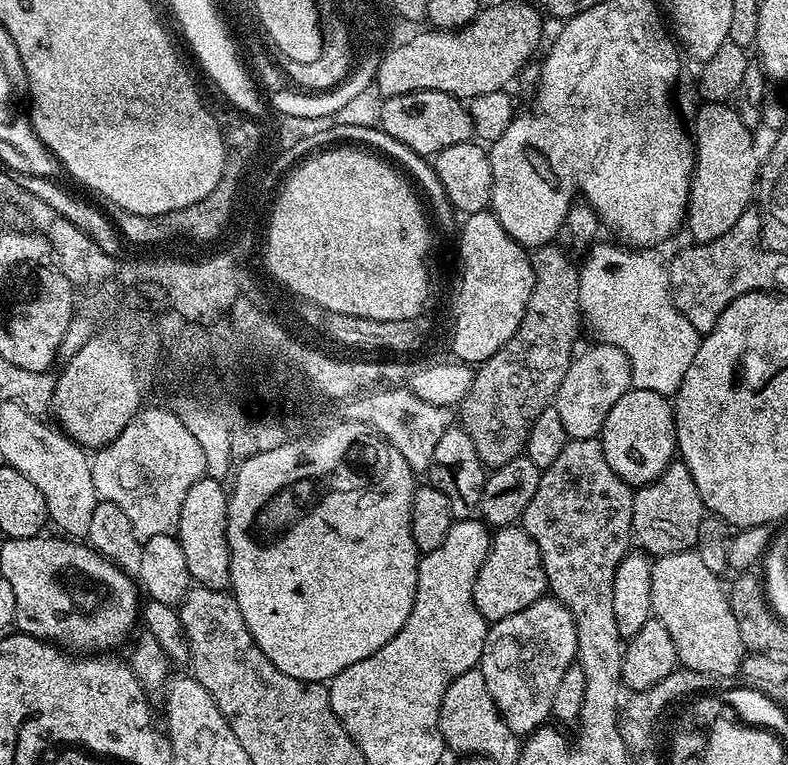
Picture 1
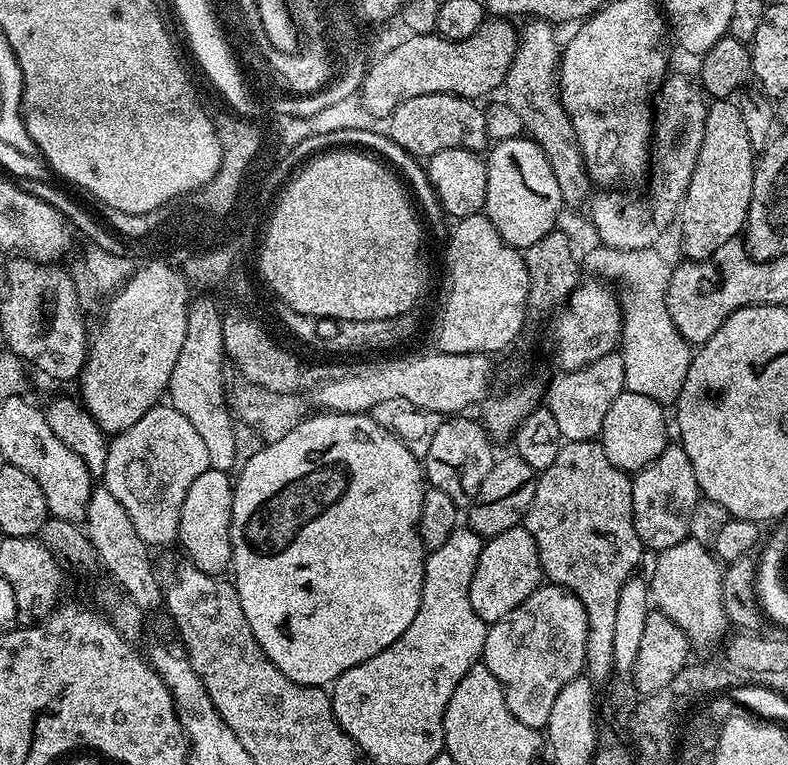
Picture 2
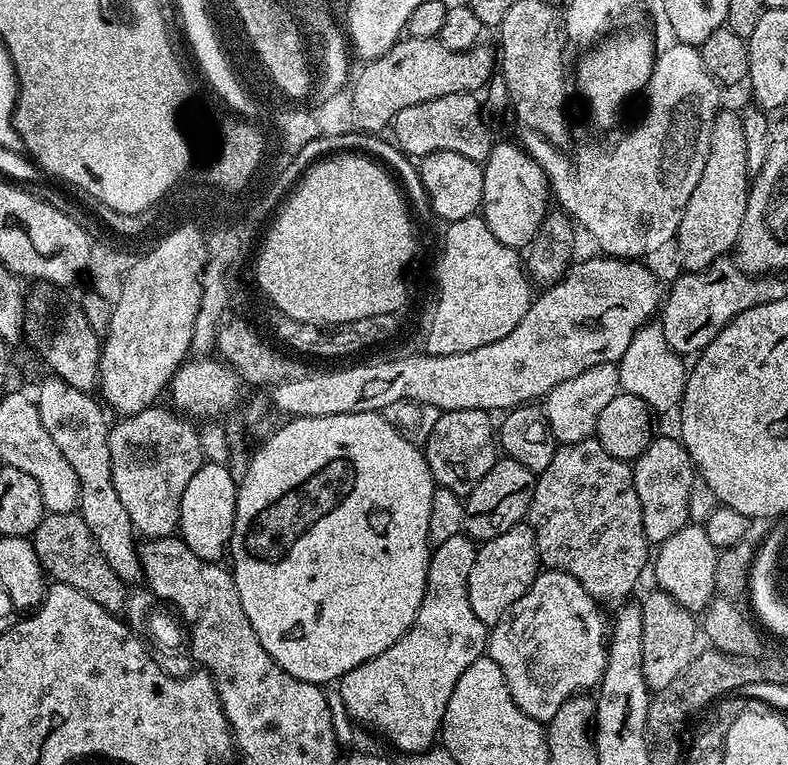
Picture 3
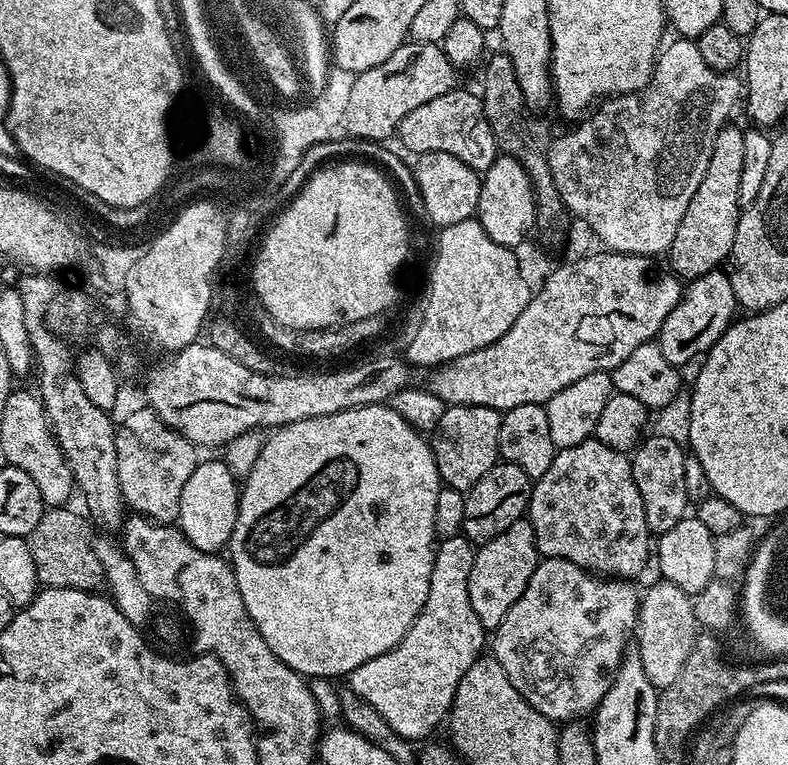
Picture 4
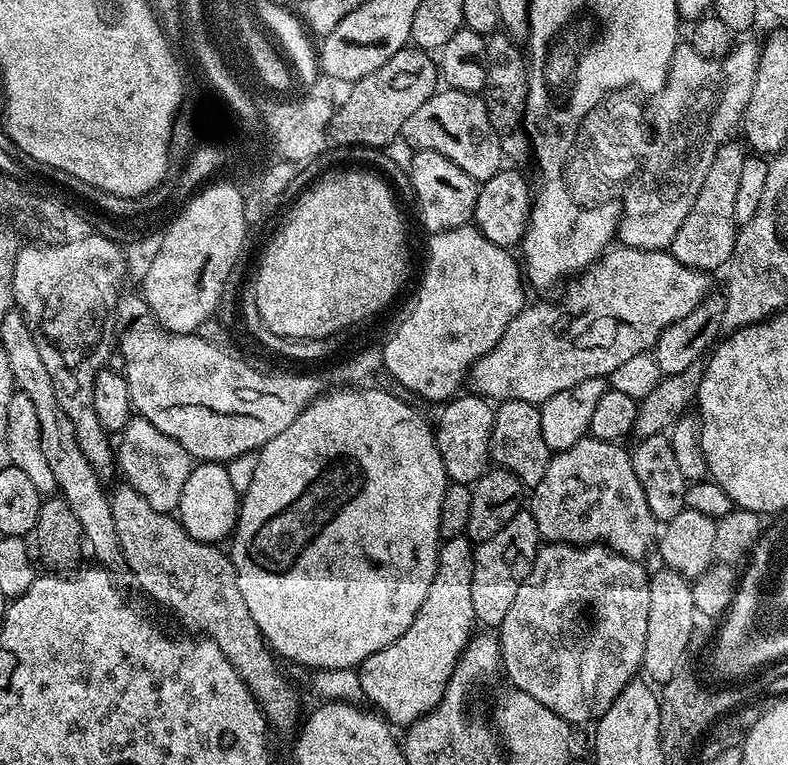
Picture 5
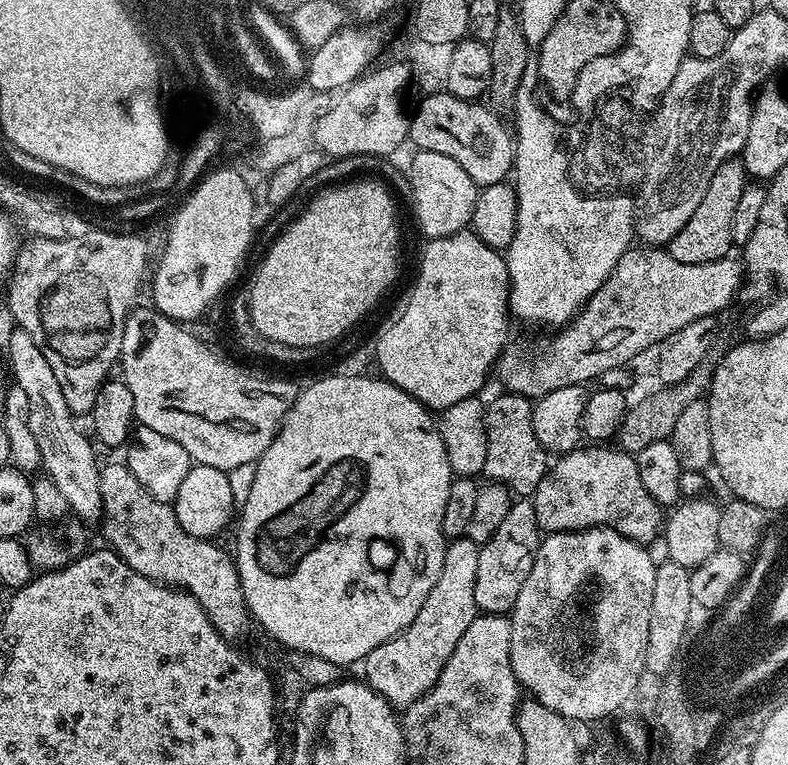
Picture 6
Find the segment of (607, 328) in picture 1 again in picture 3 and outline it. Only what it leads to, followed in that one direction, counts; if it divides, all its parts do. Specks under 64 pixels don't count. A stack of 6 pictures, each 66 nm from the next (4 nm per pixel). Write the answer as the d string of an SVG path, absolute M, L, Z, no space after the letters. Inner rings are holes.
M650 322L635 332L626 354L618 362L621 391L642 398L657 413L673 411L679 407L685 392L688 368L684 364L683 357L669 347L659 323Z

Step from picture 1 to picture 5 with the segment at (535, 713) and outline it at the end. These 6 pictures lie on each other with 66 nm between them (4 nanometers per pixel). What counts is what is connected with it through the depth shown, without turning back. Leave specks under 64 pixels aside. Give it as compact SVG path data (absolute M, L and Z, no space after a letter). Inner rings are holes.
M545 543L537 548L534 566L530 570L530 574L526 574L526 582L522 586L518 586L518 594L514 598L513 604L510 605L506 618L502 618L498 629L500 662L503 675L508 675L507 683L513 688L530 694L530 698L542 702L542 706L554 710L554 714L558 714L573 726L584 724L587 720L589 722L599 720L602 714L606 714L606 710L610 710L614 698L618 698L618 694L622 694L624 687L631 680L637 679L644 662L646 622L650 614L650 586L648 585L650 572L649 569L644 569L644 566L641 561L620 556L617 552L613 552L611 548L605 548L602 544L585 544L581 546L579 544Z

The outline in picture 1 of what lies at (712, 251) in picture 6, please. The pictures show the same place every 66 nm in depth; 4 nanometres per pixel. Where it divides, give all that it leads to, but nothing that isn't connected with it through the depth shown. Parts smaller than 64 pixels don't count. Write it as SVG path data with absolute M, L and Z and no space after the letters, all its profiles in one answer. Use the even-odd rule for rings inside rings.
M704 102L696 112L696 136L694 132L694 163L692 186L688 195L686 228L692 231L692 240L697 244L709 244L748 208L753 207L758 192L762 167L761 157L756 157L756 140L753 129L742 122L735 107L728 102Z

